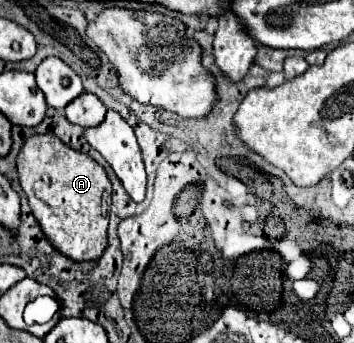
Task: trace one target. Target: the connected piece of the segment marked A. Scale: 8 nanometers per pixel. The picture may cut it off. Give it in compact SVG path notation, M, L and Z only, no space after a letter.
M52 134L30 136L16 158L16 168L32 214L54 248L78 262L98 258L106 248L108 230L108 216L102 212L102 194L110 190L106 170L94 158L70 148Z

